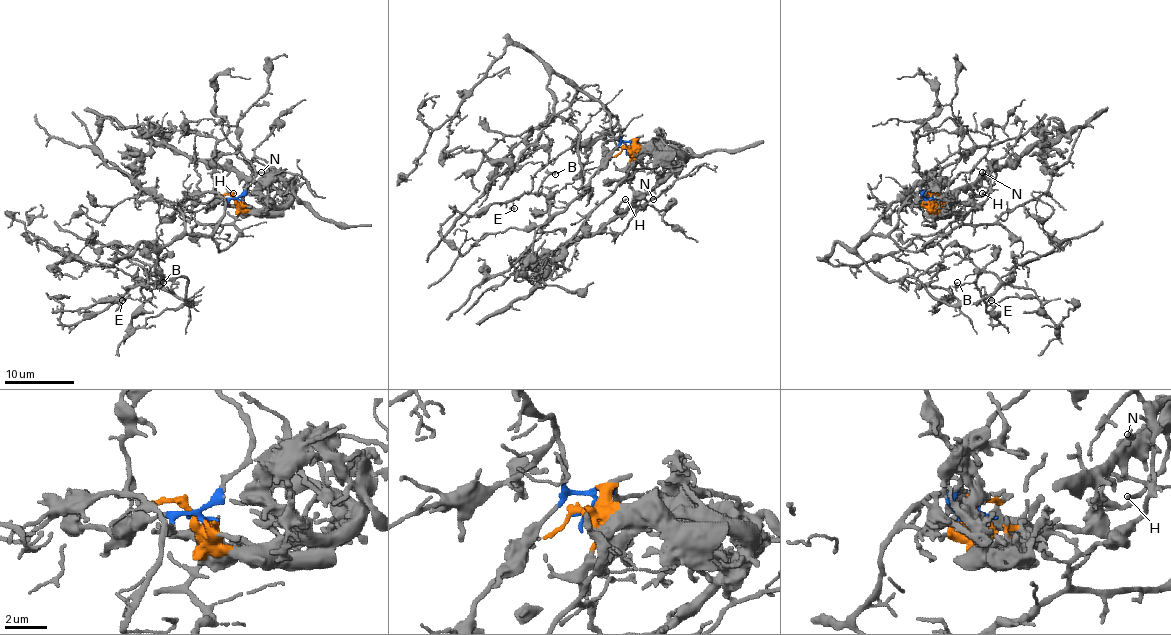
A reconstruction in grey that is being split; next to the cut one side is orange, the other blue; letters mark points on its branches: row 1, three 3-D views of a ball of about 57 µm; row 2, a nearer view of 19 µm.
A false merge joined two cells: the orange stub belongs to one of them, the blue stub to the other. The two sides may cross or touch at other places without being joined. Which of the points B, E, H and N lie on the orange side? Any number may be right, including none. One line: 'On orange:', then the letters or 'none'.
On orange: H, N

